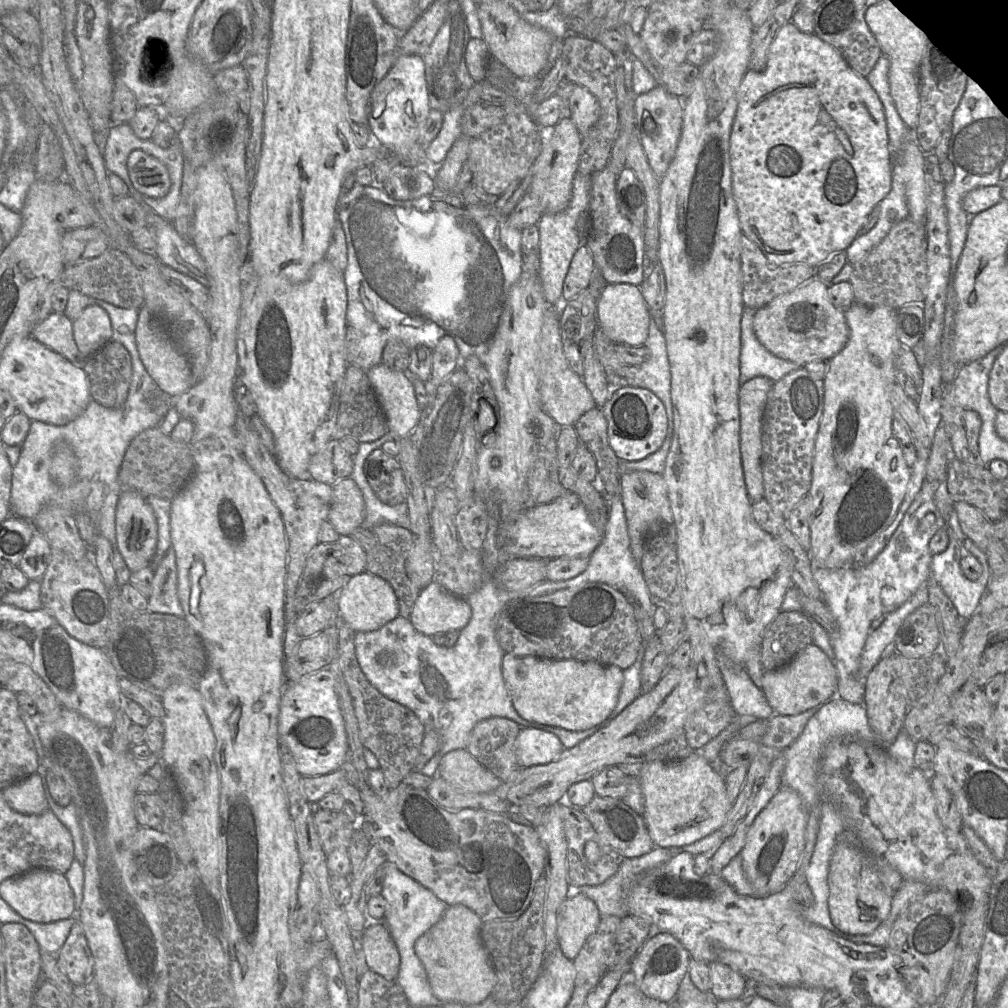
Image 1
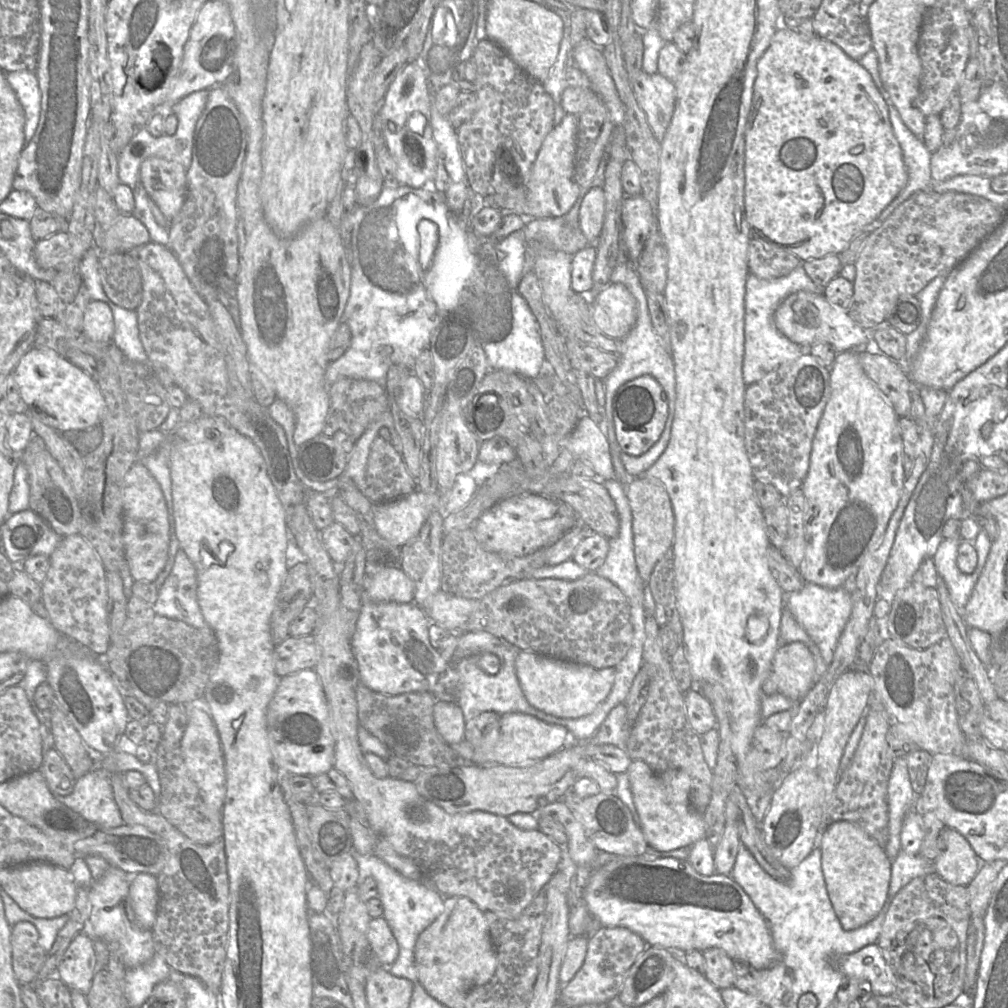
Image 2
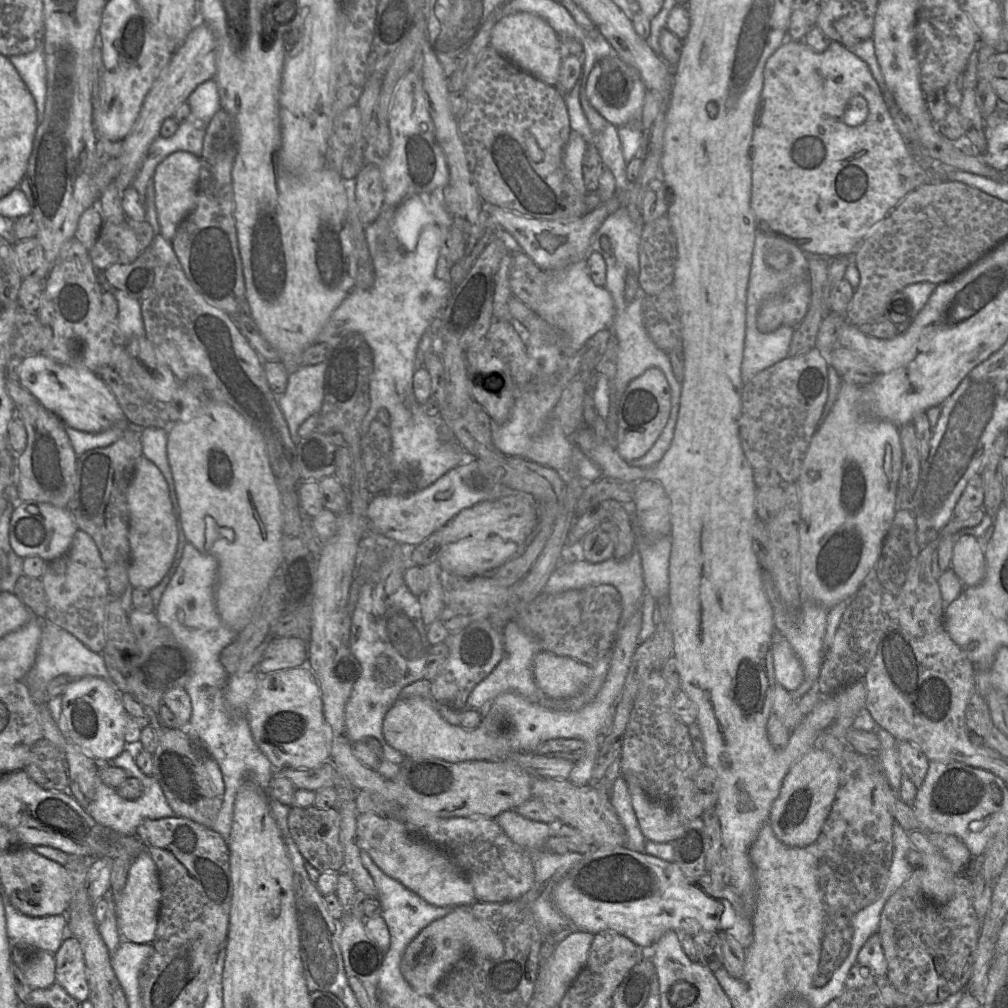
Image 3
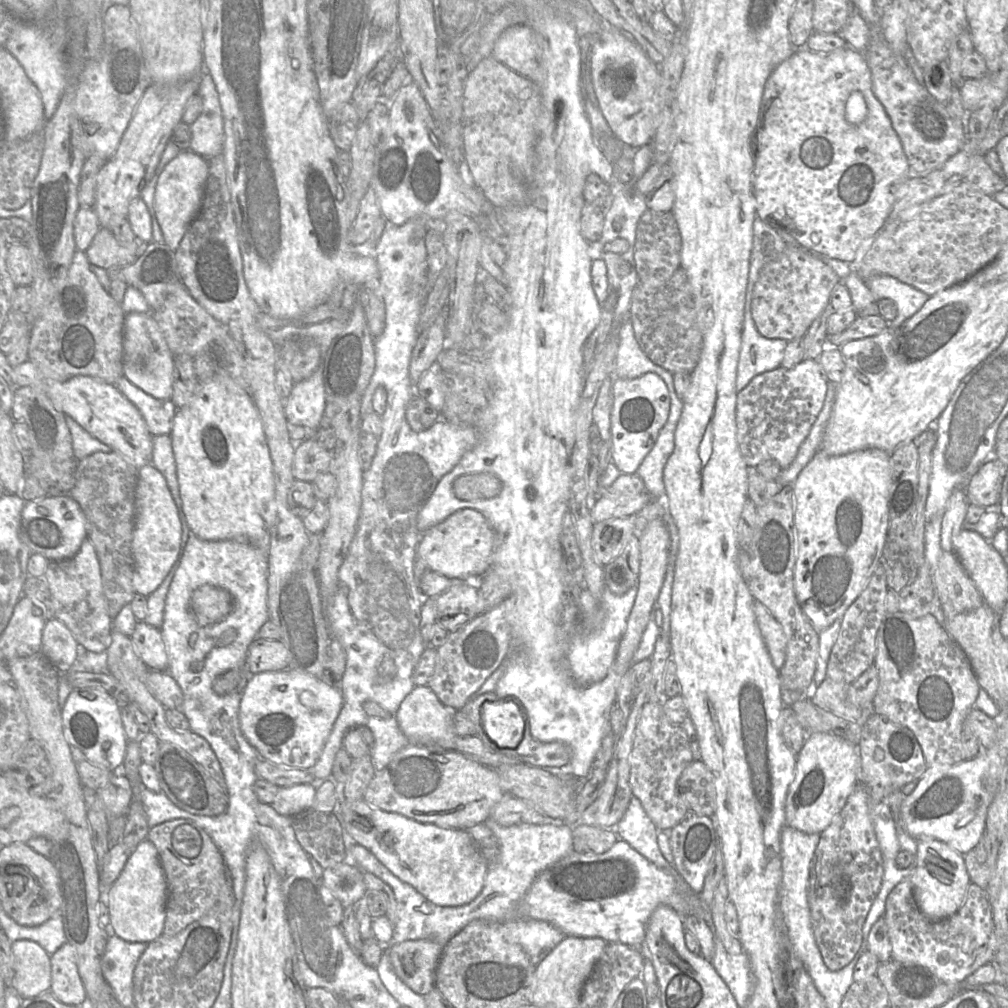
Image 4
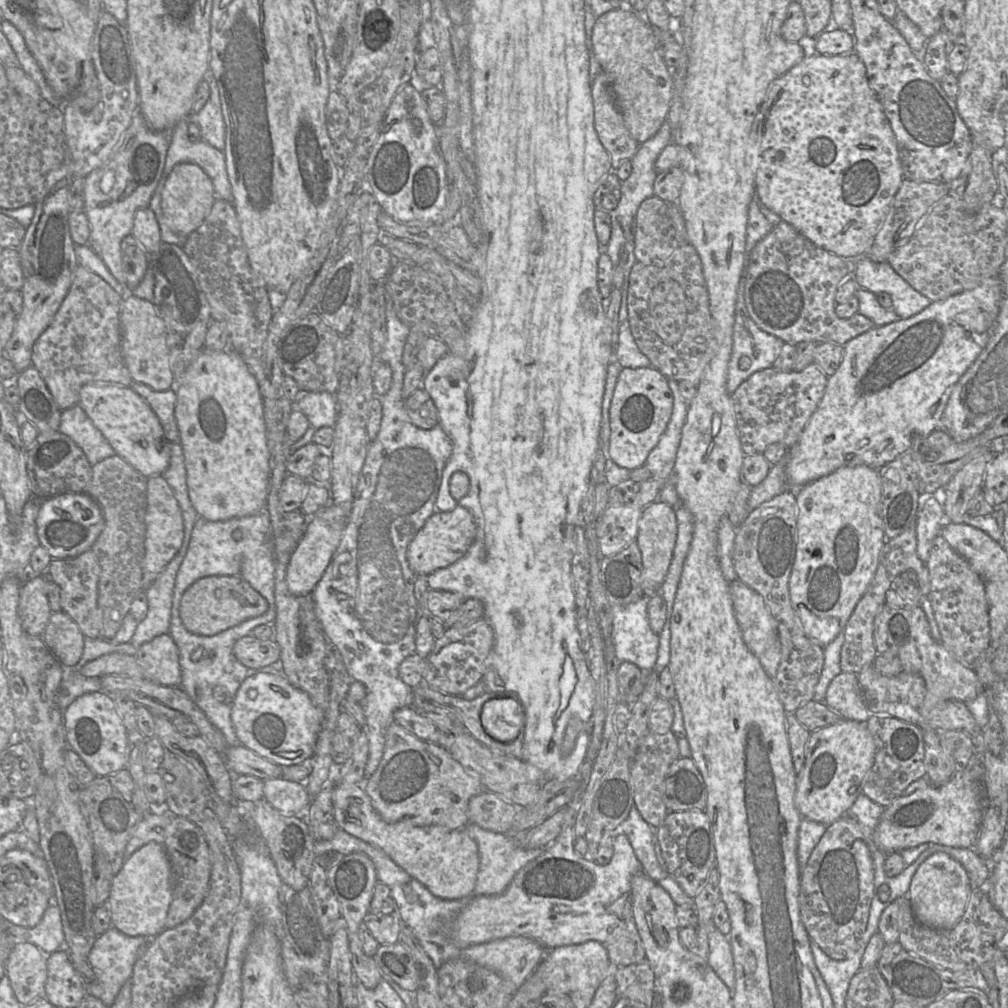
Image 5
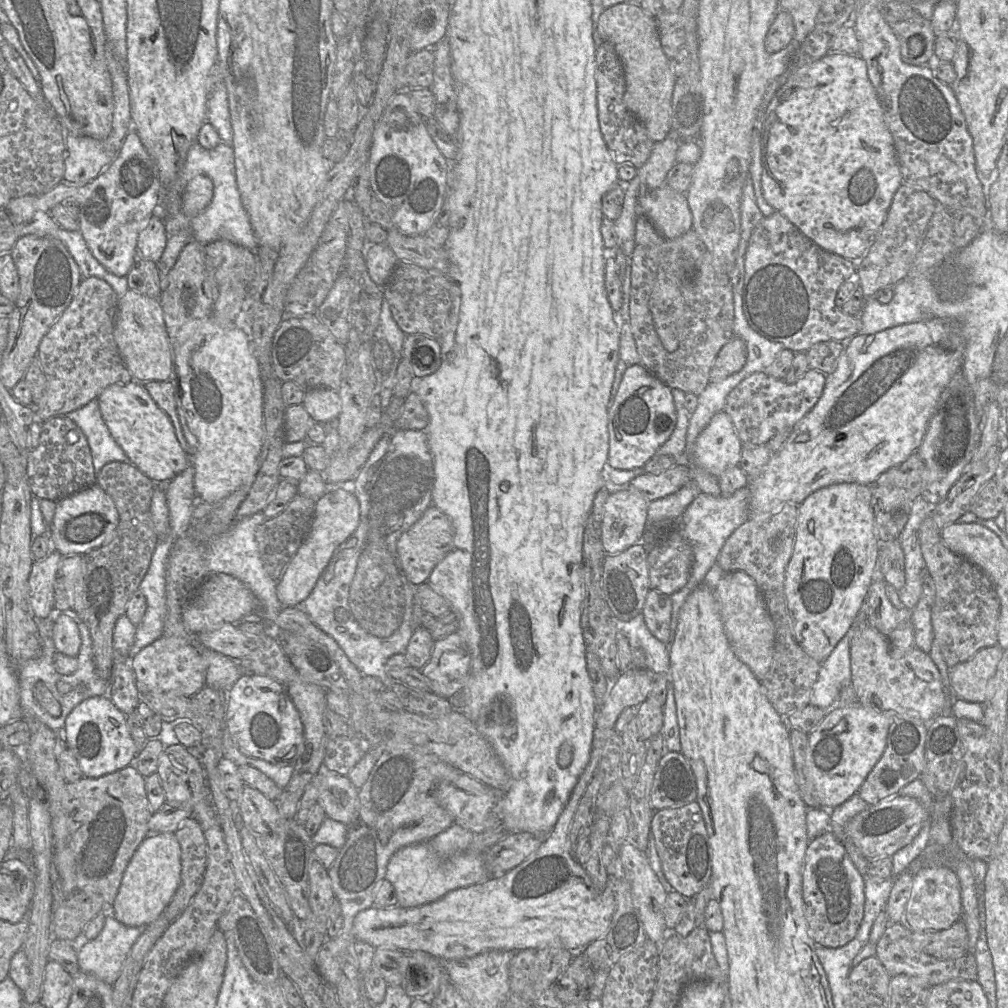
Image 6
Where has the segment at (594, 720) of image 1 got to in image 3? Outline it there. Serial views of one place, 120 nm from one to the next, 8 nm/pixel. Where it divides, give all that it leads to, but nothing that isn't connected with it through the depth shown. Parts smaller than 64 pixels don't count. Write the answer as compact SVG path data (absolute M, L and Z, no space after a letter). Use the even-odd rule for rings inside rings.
M540 651L533 658L533 676L547 696L559 699L580 693L593 672L591 665L574 658Z

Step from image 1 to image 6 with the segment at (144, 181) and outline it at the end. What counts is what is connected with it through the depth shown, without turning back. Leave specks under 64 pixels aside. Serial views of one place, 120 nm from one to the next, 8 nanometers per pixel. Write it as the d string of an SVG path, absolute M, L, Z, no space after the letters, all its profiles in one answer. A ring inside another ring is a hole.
M205 175L194 176L181 194L181 209L187 217L203 212L210 204L214 193L211 179Z

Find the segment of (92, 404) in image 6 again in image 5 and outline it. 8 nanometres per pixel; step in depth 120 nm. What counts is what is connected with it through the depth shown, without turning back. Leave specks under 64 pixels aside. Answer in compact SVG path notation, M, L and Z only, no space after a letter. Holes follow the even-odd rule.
M79 405L62 411L59 431L69 436L83 450L92 466L116 455L108 440Z

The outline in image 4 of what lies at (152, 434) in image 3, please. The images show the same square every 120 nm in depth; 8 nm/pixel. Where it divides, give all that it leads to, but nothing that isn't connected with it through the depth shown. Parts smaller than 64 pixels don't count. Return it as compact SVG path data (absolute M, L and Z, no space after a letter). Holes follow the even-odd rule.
M155 435L152 438L153 451L151 463L163 474L167 485L171 492L172 498L176 504L179 519L182 526L181 544L177 559L175 562L181 562L183 546L187 545L190 535L190 529L187 525L180 497L179 484L177 478L177 466L172 447L172 439L170 435Z

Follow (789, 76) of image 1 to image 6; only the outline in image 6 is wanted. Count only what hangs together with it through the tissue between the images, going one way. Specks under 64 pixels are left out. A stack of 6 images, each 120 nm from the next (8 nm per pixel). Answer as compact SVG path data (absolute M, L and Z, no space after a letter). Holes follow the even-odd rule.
M830 52L790 72L763 110L761 151L765 200L823 250L847 259L865 256L903 179L893 137L883 119L864 59Z

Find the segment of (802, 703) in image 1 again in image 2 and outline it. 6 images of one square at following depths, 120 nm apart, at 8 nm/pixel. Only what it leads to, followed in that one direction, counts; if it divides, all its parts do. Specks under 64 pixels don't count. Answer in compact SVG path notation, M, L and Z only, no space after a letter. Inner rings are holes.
M802 642L780 645L772 661L777 693L799 702L817 681L815 660Z

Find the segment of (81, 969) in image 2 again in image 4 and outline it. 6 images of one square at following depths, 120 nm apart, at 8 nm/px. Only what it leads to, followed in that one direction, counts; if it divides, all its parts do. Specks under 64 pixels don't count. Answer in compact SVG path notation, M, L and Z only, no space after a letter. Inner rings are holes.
M65 942L51 955L50 992L67 1005L83 1005L87 993L80 978L75 948Z

